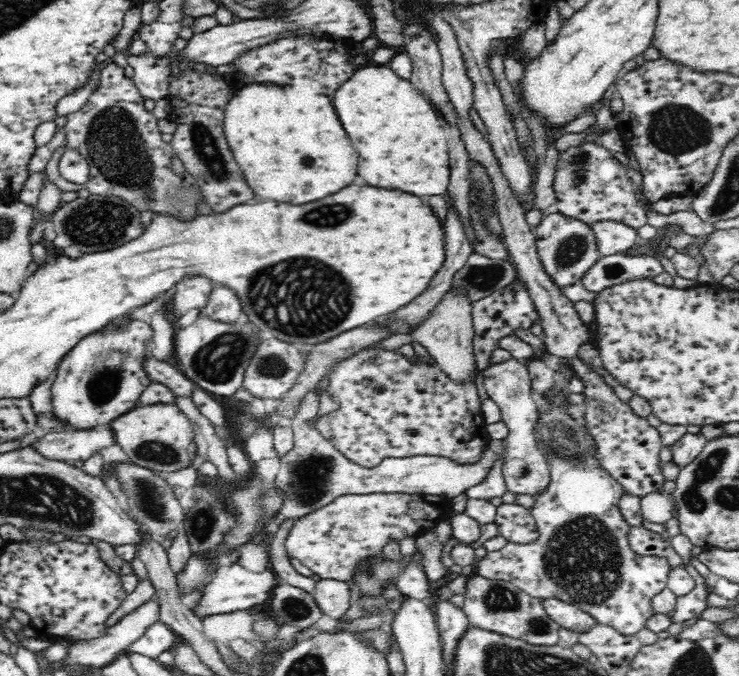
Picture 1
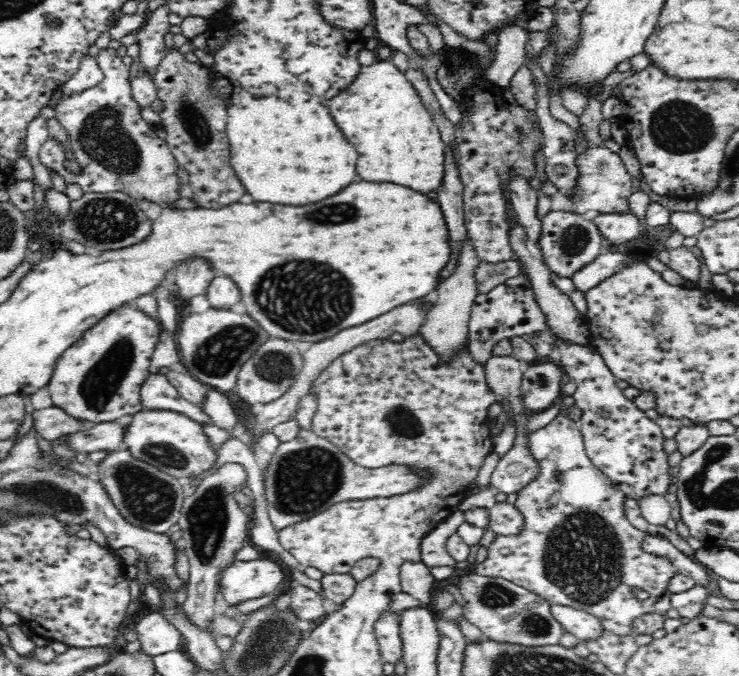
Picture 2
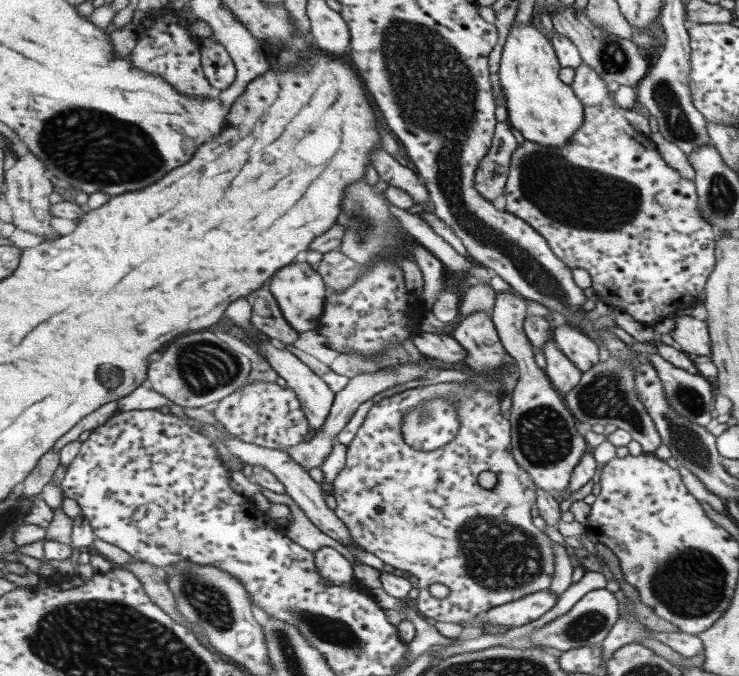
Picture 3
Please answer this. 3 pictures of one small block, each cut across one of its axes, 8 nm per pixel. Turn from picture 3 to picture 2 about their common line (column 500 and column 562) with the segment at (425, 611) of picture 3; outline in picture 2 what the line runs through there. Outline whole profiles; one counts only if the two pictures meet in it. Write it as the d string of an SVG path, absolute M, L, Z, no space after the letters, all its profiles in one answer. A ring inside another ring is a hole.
M562 395L560 412L554 420L528 436L526 449L537 465L538 474L516 494L513 505L523 518L521 527L514 534L496 533L487 548L485 561L476 562L473 572L518 583L551 604L571 606L594 615L608 632L628 635L637 617L655 610L656 600L668 590L670 579L677 569L665 558L642 550L642 540L648 536L648 532L638 530L630 523L624 508L626 495L612 485L605 474L588 459L582 434L568 414L574 404L576 401L573 396ZM632 589L643 589L650 594L650 598L640 601L632 594Z

